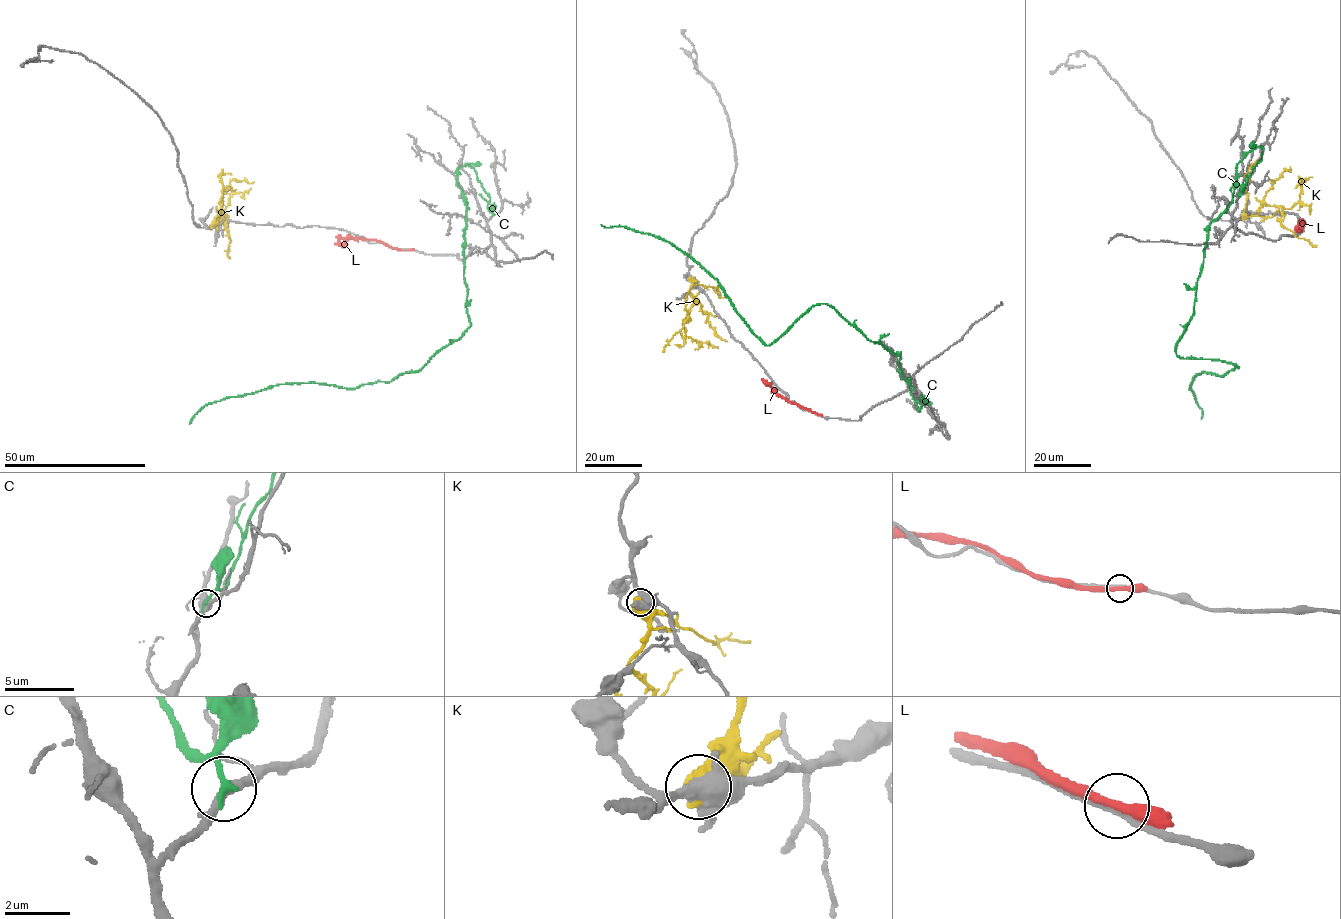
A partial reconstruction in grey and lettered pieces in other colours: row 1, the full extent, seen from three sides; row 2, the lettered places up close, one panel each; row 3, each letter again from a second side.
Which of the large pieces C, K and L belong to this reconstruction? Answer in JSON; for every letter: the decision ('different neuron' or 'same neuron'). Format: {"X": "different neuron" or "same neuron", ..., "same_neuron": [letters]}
{"C": "different neuron", "K": "different neuron", "L": "different neuron", "same_neuron": []}

